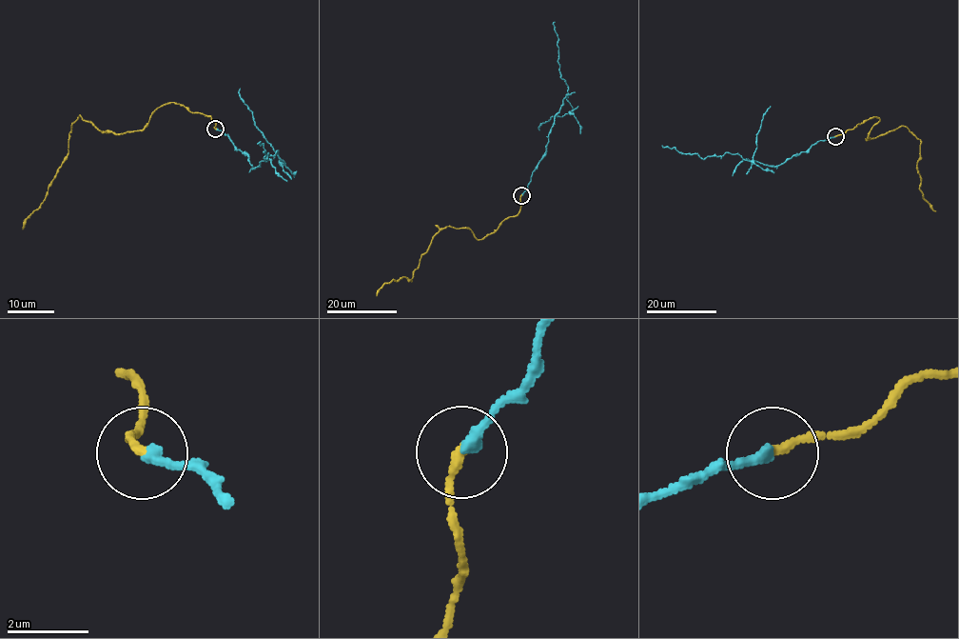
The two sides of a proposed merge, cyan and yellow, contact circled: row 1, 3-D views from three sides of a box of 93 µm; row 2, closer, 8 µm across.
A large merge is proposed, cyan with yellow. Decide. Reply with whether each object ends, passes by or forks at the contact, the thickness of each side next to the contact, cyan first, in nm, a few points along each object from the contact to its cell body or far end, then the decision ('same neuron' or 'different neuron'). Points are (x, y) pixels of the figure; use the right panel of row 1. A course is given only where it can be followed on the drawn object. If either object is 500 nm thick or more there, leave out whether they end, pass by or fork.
cyan ends | yellow ends | 280/240 nm | cyan via (835, 136), (817, 141), (775, 166), (743, 159), (737, 153), (702, 159), (697, 153), (678, 152), (662, 146) | yellow via (835, 136), (873, 117), (879, 120), (866, 139), (905, 126), (920, 140), (919, 190), (936, 211) | different neuron

